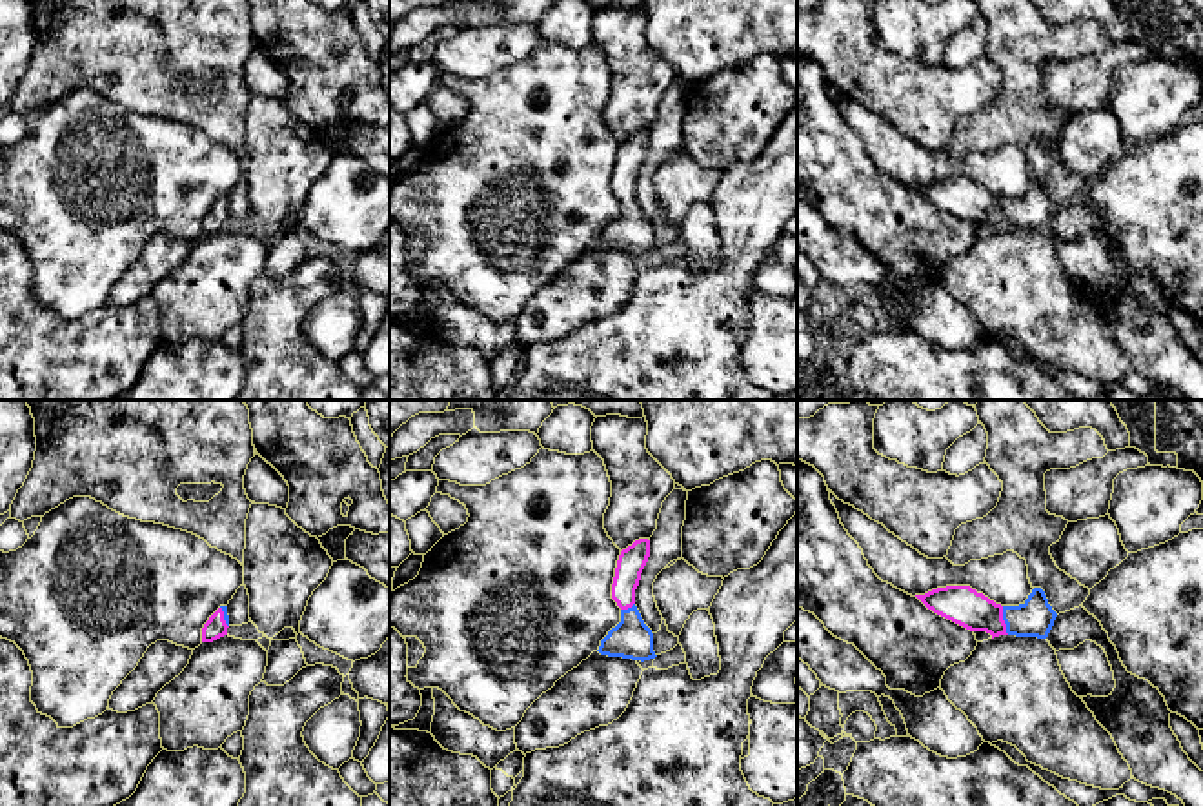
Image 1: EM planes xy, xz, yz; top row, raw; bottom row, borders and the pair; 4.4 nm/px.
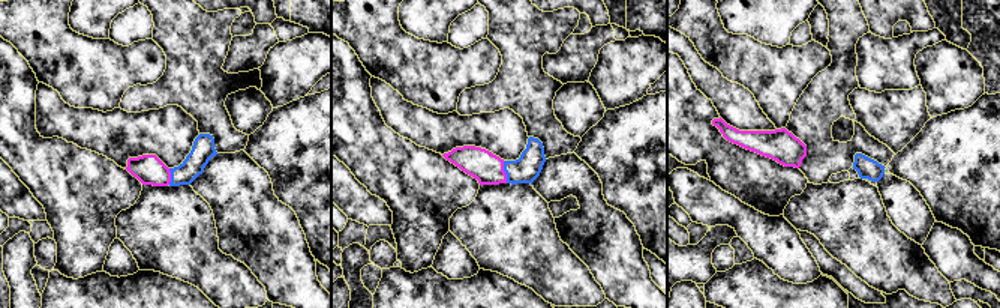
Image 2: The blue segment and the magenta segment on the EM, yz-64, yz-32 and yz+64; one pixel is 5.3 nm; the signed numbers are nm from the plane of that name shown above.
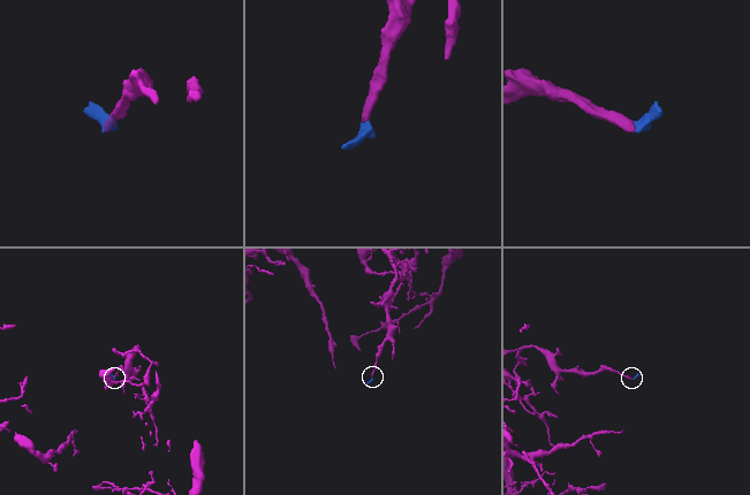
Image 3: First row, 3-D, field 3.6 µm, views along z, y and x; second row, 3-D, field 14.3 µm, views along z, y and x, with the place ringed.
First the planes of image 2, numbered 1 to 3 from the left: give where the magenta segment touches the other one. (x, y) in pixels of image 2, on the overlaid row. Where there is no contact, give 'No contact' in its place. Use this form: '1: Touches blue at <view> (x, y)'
1: Touches blue at yz-64 (171, 176)
2: Touches blue at yz-32 (504, 170)
3: No contact

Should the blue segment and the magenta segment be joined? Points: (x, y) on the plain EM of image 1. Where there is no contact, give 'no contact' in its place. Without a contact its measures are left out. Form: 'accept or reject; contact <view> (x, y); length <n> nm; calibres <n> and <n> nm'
accept; contact yz (1005, 213); length 130 nm; calibres 160 and 170 nm

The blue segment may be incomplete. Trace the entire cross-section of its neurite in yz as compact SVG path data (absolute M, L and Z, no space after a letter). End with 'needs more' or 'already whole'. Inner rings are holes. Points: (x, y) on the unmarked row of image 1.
M946 178L915 187L934 206L970 222L994 229L1046 231L1057 206L1041 180L1034 180L1019 198L1001 198L970 178Z; needs more

